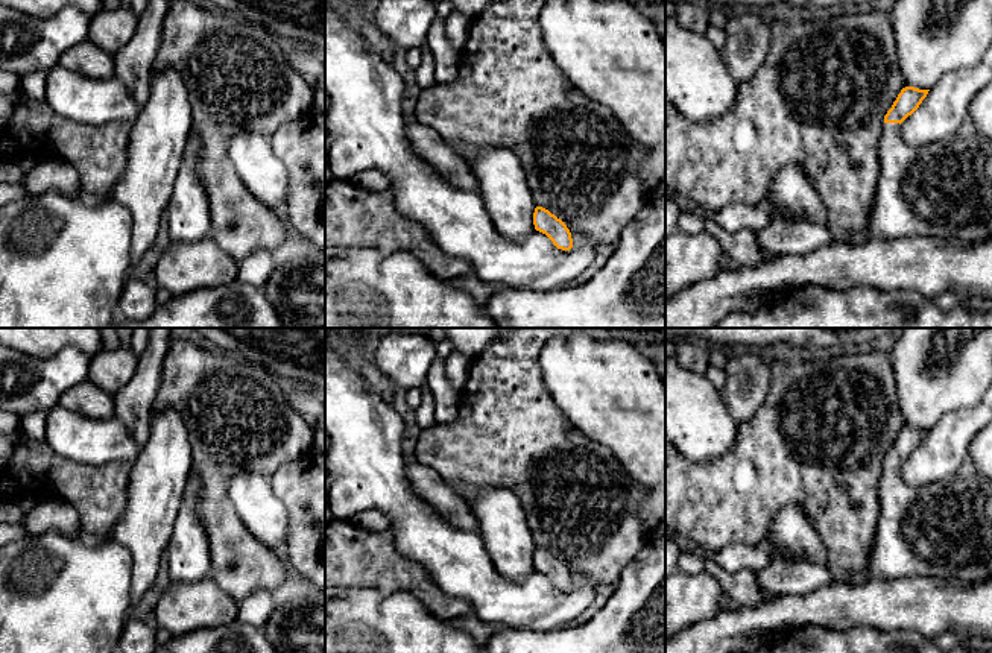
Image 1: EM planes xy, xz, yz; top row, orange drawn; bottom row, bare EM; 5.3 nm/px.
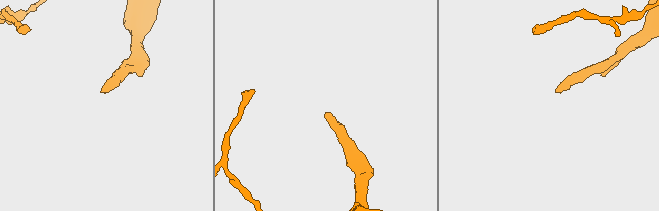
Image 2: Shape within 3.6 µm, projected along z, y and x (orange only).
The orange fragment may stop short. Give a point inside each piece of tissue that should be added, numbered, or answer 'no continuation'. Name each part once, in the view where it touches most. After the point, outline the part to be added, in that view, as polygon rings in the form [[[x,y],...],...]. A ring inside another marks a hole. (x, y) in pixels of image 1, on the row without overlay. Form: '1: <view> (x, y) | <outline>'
1: yz (944, 530) | [[[884,463],[878,522],[869,553],[875,579],[992,579],[992,481],[908,486],[899,463]]]

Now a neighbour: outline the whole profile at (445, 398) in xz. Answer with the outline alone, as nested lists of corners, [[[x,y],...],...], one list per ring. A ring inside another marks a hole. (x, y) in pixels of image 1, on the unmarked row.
[[[434,358],[428,369],[427,386],[434,396],[434,422],[447,424],[456,418],[459,392],[450,384],[445,374],[445,360]]]

